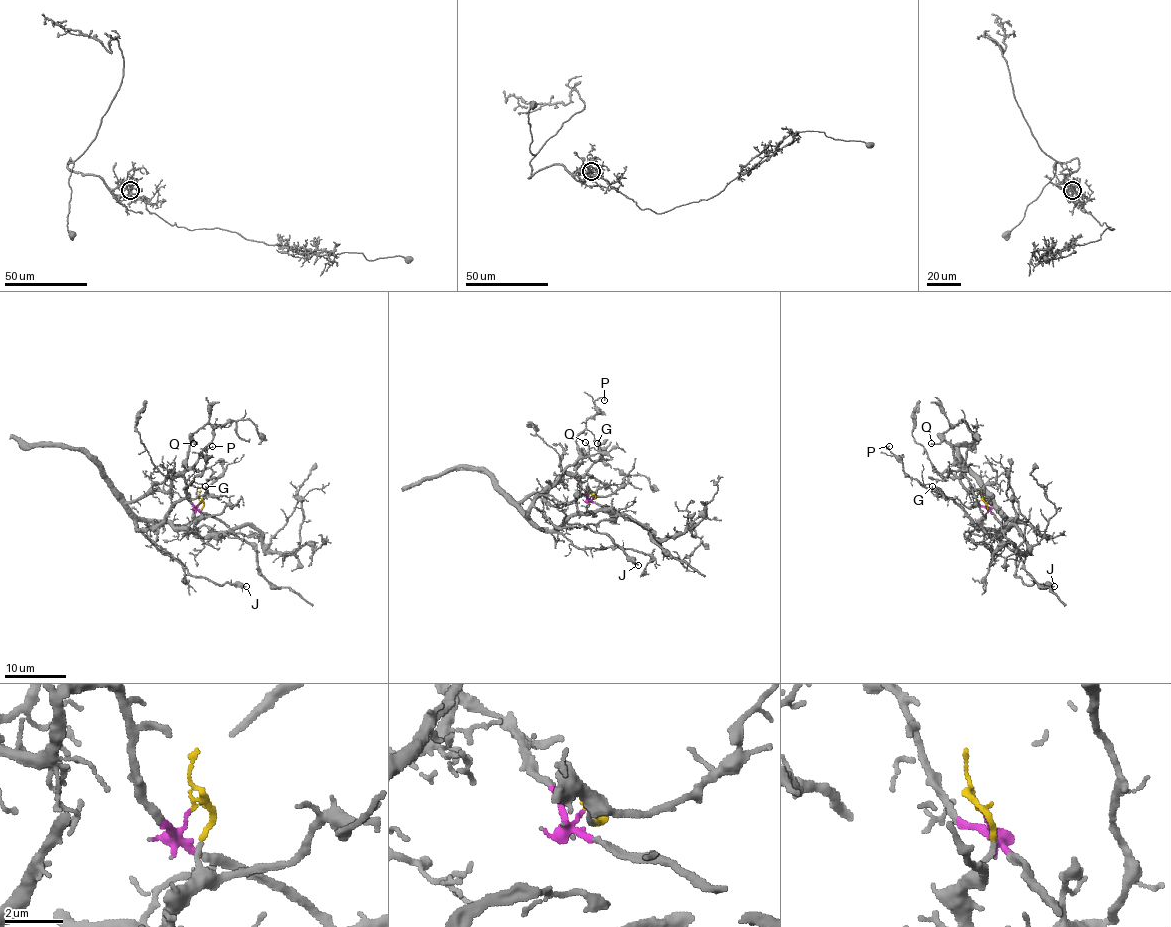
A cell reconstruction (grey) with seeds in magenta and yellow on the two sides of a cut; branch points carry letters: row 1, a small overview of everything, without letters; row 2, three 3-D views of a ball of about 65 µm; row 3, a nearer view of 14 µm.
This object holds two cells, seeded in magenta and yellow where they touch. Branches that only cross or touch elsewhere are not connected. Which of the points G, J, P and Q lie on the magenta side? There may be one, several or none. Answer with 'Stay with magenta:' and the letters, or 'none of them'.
Stay with magenta: Q

